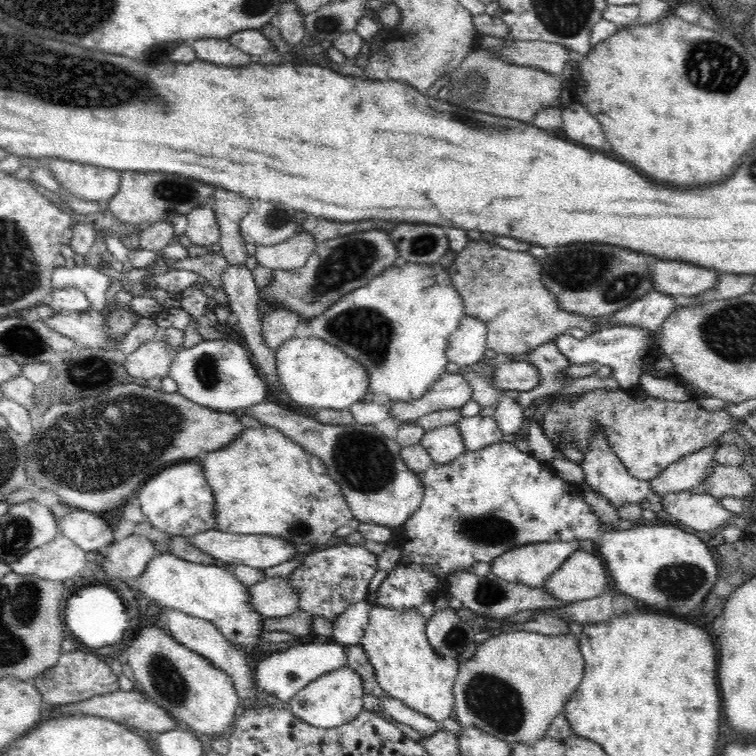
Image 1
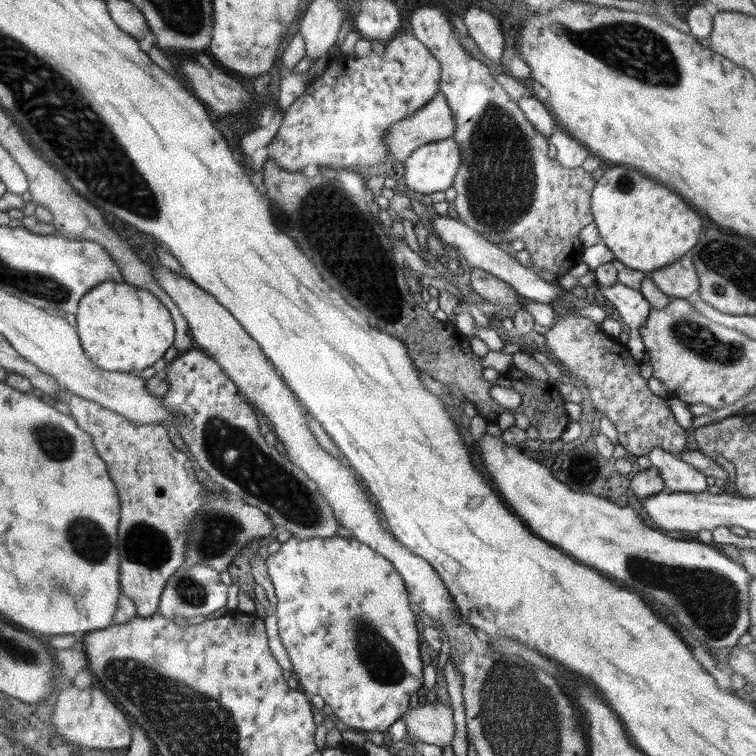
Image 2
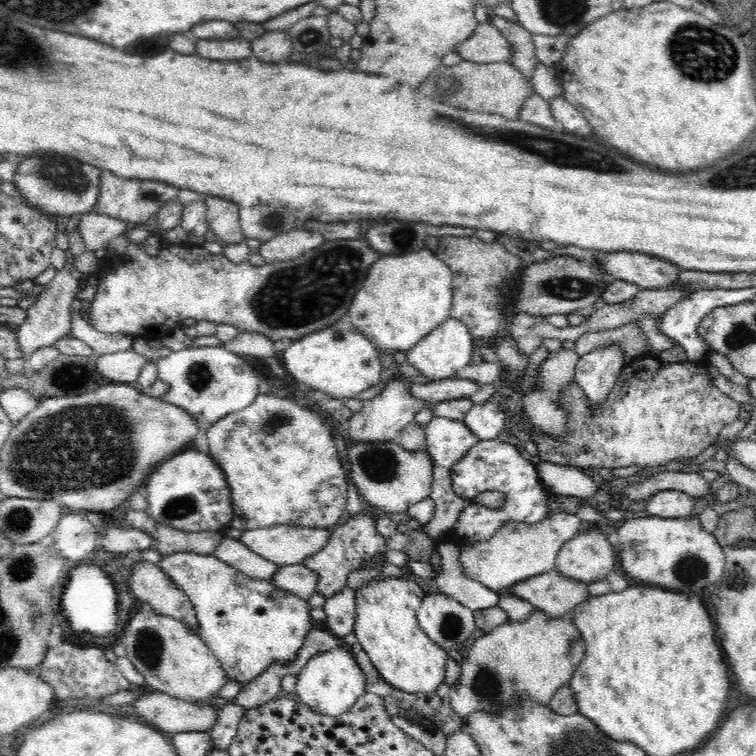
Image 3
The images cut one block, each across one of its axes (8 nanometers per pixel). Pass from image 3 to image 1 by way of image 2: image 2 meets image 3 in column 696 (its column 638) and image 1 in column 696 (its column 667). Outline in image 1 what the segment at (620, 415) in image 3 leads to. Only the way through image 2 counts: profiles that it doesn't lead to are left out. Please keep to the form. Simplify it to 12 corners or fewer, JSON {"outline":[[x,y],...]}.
{"outline":[[638,386],[553,398],[543,432],[584,453],[602,431],[634,479],[734,428],[726,409]]}

